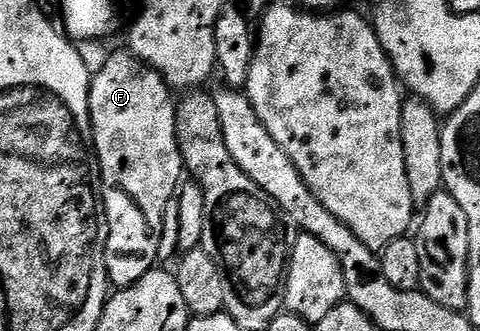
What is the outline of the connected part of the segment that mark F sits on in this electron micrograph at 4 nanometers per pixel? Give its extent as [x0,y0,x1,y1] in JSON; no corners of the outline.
[90,51,184,289]

